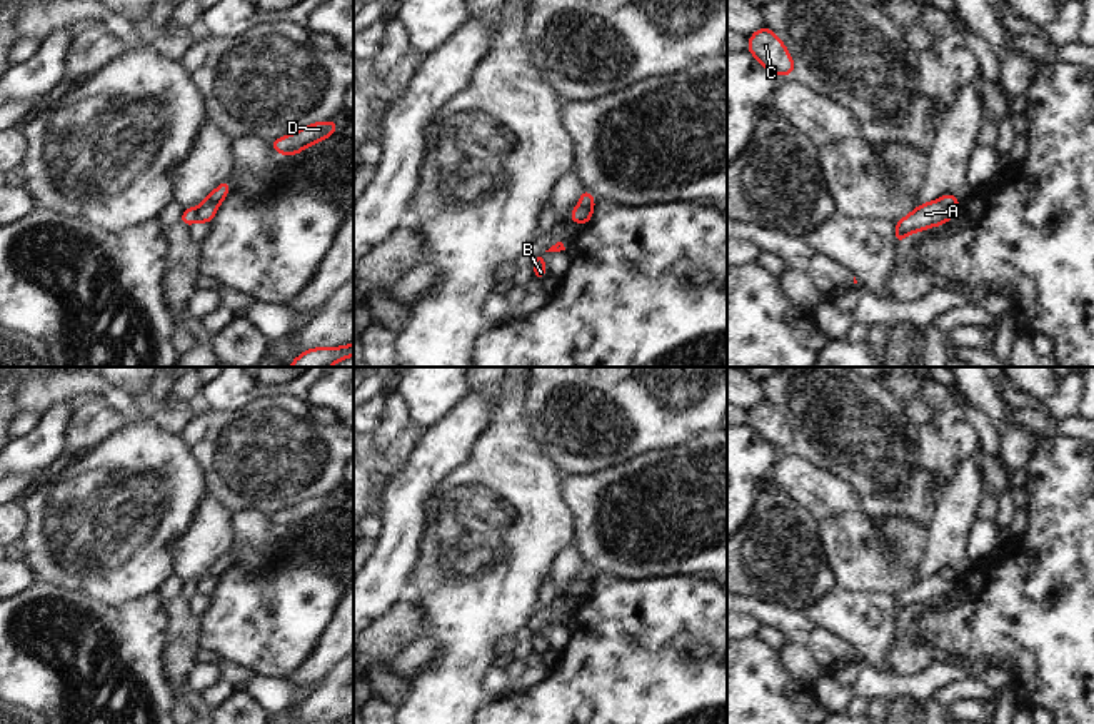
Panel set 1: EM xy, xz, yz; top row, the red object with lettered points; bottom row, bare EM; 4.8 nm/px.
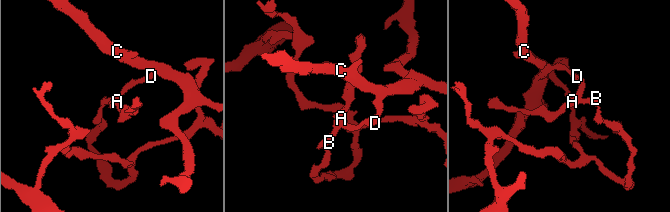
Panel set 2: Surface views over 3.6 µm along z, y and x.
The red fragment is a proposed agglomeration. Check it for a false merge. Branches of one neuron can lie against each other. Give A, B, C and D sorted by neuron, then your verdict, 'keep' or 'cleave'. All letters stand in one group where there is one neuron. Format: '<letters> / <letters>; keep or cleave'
A B / C D; cleave

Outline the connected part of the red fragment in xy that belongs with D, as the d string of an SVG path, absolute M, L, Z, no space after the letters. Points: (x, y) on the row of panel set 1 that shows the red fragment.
M335 120L312 123L287 137L279 137L270 147L282 155L297 155L305 147L334 135L337 128L339 123Z

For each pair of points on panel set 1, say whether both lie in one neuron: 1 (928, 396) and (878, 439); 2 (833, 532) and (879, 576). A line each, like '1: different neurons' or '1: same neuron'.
1: different neurons
2: same neuron

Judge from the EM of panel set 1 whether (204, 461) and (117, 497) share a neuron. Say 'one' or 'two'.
two

